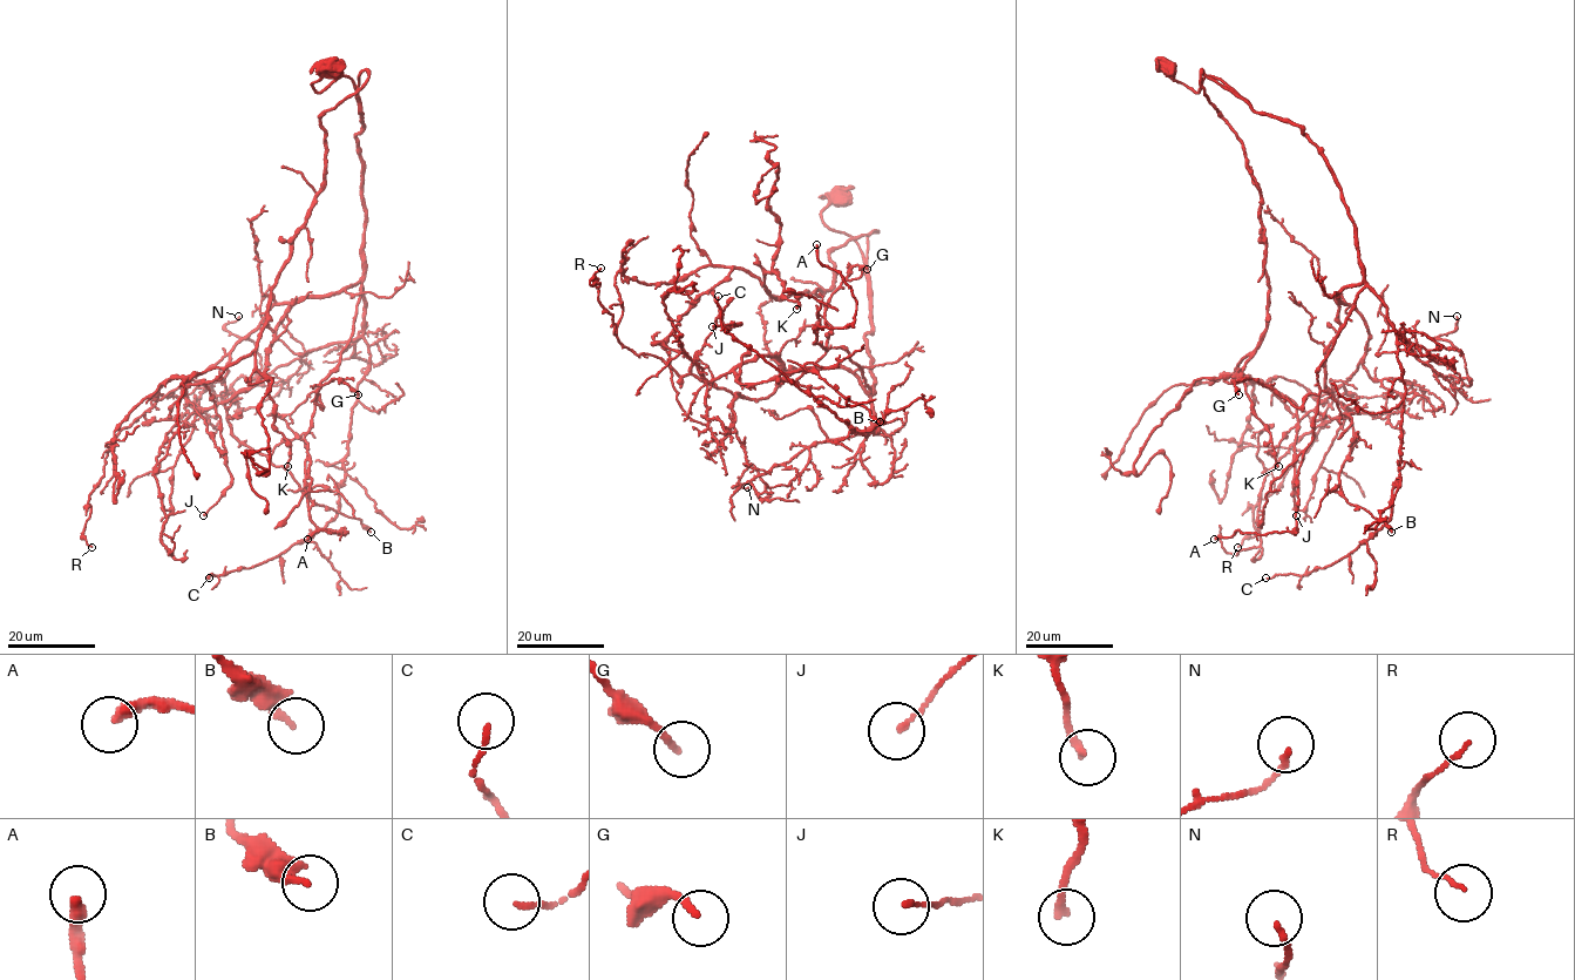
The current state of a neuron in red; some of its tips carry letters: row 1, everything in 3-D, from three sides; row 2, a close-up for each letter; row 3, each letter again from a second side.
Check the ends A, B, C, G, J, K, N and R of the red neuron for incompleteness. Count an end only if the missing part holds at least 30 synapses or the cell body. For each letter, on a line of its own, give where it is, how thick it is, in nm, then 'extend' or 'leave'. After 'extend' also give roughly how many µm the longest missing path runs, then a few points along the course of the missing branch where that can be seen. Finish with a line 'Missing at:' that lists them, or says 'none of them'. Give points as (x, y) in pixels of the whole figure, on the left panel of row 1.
A: at (307, 539); 320 nm thick; leave
B: at (371, 532); 190 nm thick; leave
C: at (209, 578); 110 nm thick; leave
G: at (358, 394); 190 nm thick; leave
J: at (203, 515); 130 nm thick; leave
K: at (287, 466); 200 nm thick; leave
N: at (238, 316); 130 nm thick; leave
R: at (92, 547); 80 nm thick; leave
Missing at: none of them

